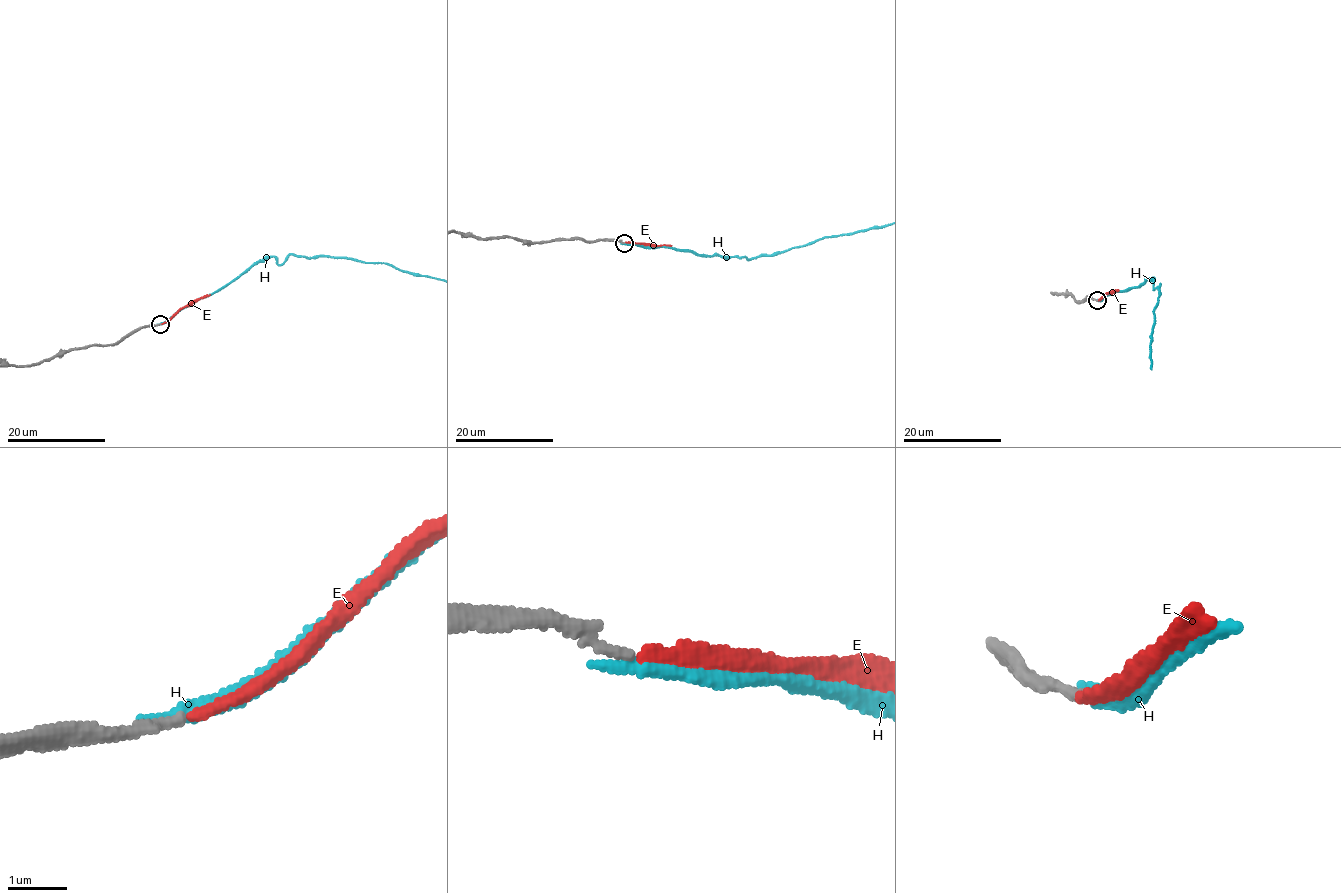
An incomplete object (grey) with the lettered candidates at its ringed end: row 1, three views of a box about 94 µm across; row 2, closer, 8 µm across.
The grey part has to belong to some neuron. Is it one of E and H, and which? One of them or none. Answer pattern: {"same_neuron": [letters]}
{"same_neuron": ["E"]}

